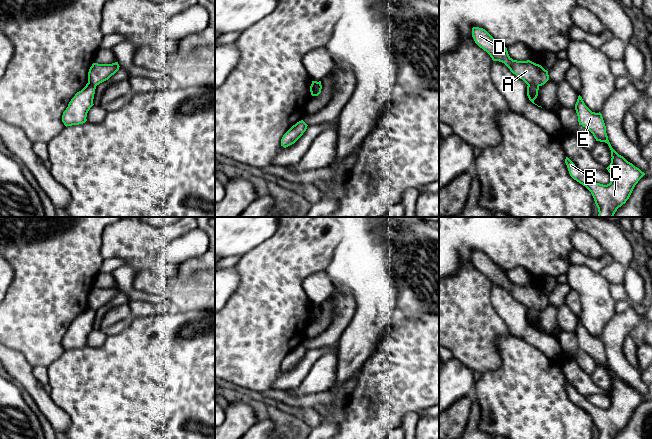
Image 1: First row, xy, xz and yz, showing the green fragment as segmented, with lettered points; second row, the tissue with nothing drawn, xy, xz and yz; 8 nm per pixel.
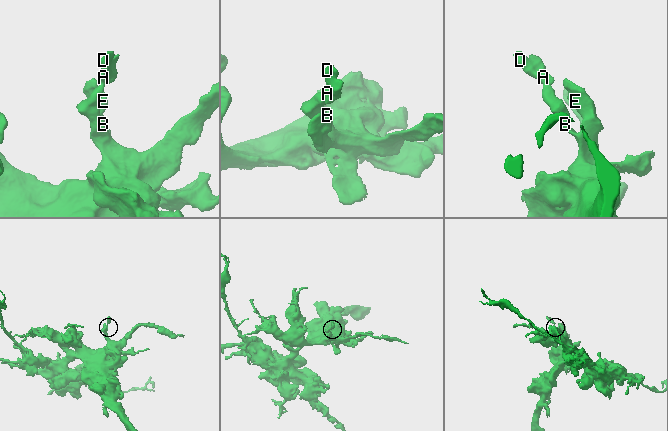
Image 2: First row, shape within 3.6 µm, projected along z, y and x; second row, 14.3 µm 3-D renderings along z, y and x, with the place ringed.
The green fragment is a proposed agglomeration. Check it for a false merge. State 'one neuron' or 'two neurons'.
two neurons

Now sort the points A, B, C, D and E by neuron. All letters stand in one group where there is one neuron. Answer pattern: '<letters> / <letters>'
A D / B C E

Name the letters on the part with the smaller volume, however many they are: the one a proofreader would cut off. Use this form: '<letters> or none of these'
A, D

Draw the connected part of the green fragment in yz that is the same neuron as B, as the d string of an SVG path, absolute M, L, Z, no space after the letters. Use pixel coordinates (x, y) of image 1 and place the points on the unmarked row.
M579 319L575 328L579 349L588 353L596 365L605 366L611 374L611 387L606 392L611 400L607 409L595 407L589 400L579 394L575 388L566 381L570 400L585 410L592 418L598 432L598 439L614 439L619 431L629 423L635 409L645 399L639 392L619 379L611 370L606 357L606 350L602 338L592 336Z

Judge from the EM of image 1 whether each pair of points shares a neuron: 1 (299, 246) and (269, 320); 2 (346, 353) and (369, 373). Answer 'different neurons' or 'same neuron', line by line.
1: same neuron
2: different neurons

